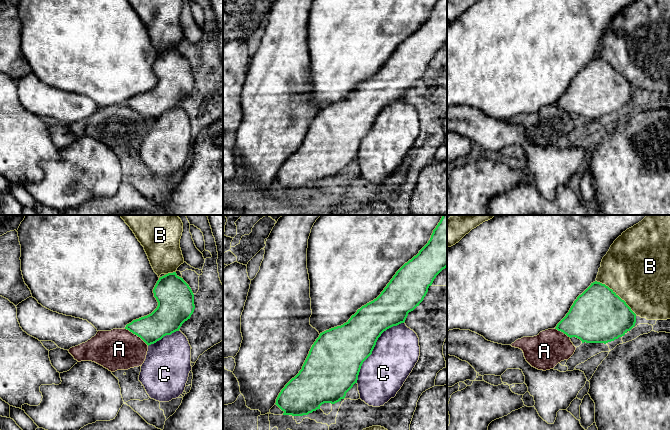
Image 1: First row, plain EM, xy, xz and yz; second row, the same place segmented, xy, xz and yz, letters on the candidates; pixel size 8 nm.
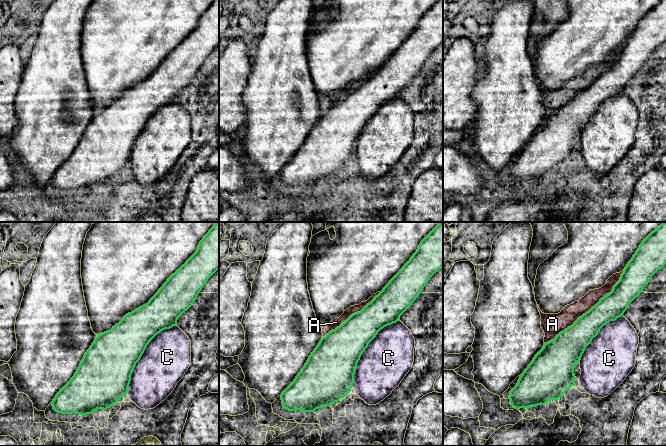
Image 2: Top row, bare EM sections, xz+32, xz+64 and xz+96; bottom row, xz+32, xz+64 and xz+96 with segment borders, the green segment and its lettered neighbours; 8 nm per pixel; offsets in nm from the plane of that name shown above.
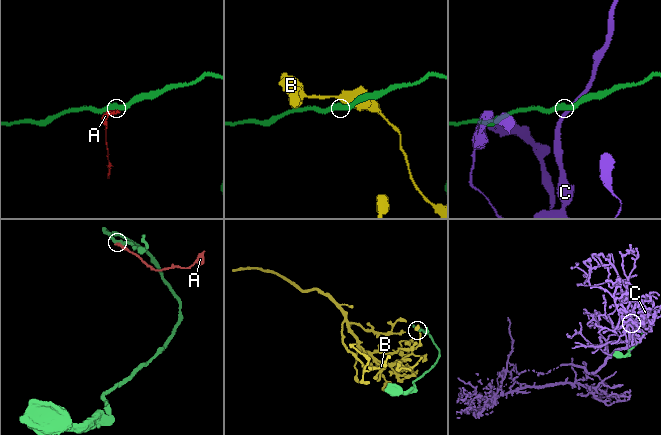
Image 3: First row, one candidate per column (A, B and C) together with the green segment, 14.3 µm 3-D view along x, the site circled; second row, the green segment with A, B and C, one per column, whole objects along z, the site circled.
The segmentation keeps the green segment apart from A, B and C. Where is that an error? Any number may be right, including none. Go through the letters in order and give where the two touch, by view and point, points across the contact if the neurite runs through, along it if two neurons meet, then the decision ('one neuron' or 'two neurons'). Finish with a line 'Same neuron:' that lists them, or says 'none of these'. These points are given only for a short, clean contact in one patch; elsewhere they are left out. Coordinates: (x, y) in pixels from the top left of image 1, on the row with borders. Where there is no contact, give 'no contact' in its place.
A: contact xy (136, 334); two neurons
B: contact yz (617, 295); two neurons
C: contact xz (374, 346); two neurons
Same neuron: none of these

